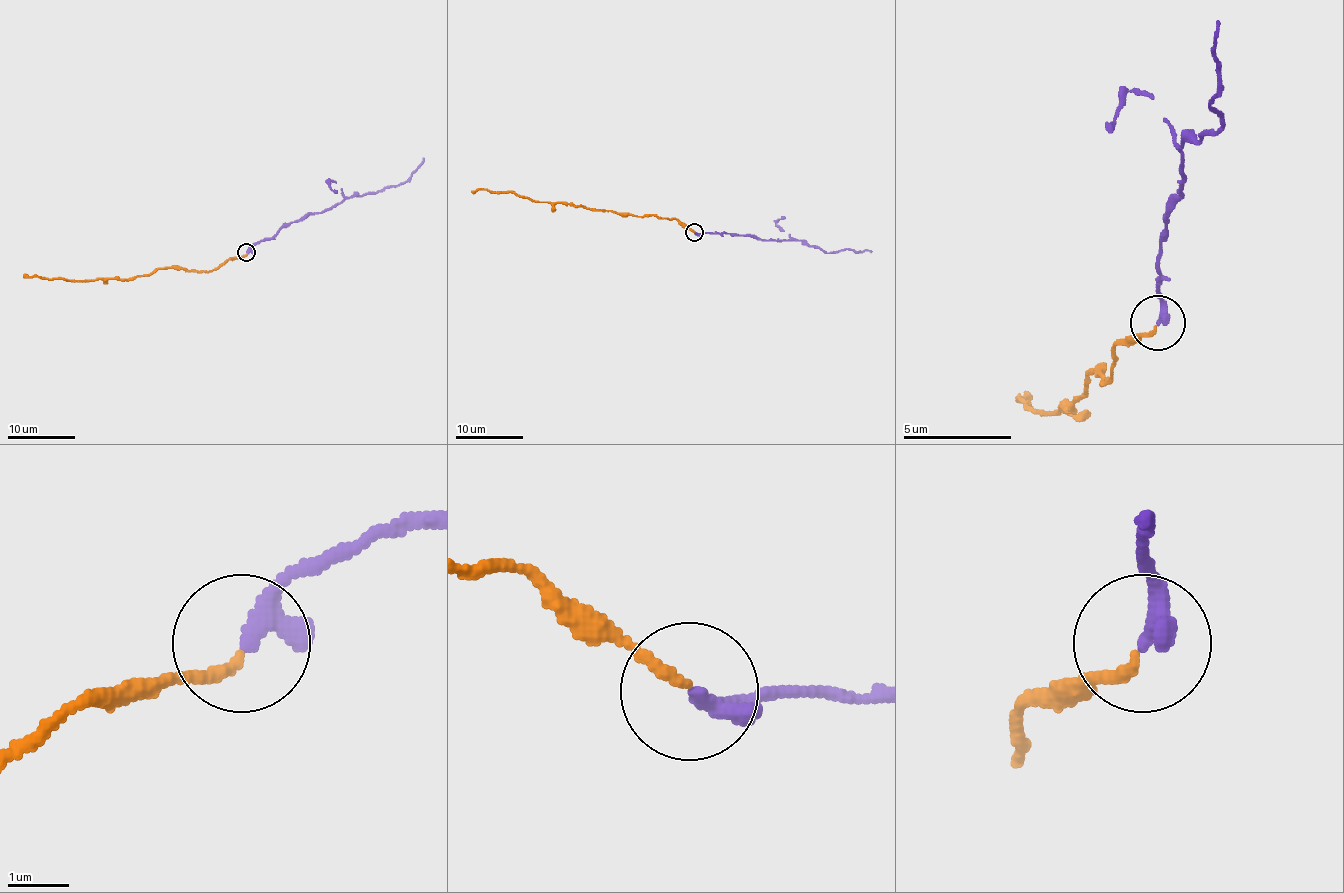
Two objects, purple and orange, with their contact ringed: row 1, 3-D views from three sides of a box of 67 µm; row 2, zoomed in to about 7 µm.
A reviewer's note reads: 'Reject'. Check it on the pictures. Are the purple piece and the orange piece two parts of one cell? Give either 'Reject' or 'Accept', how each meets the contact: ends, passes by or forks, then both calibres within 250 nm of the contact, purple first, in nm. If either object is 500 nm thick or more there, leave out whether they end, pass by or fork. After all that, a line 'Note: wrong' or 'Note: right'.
Accept. At the ring purple passes by. At the ring orange ends. Thickness 240 nm (purple) against 170 nm
Note: wrong

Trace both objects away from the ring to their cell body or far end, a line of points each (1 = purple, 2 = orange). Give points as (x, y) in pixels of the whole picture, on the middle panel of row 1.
1: (694, 233), (750, 235), (759, 240), (798, 240), (827, 253), (846, 248), (871, 252)
2: (694, 231), (675, 219), (536, 202), (514, 194), (485, 189), (471, 192)

